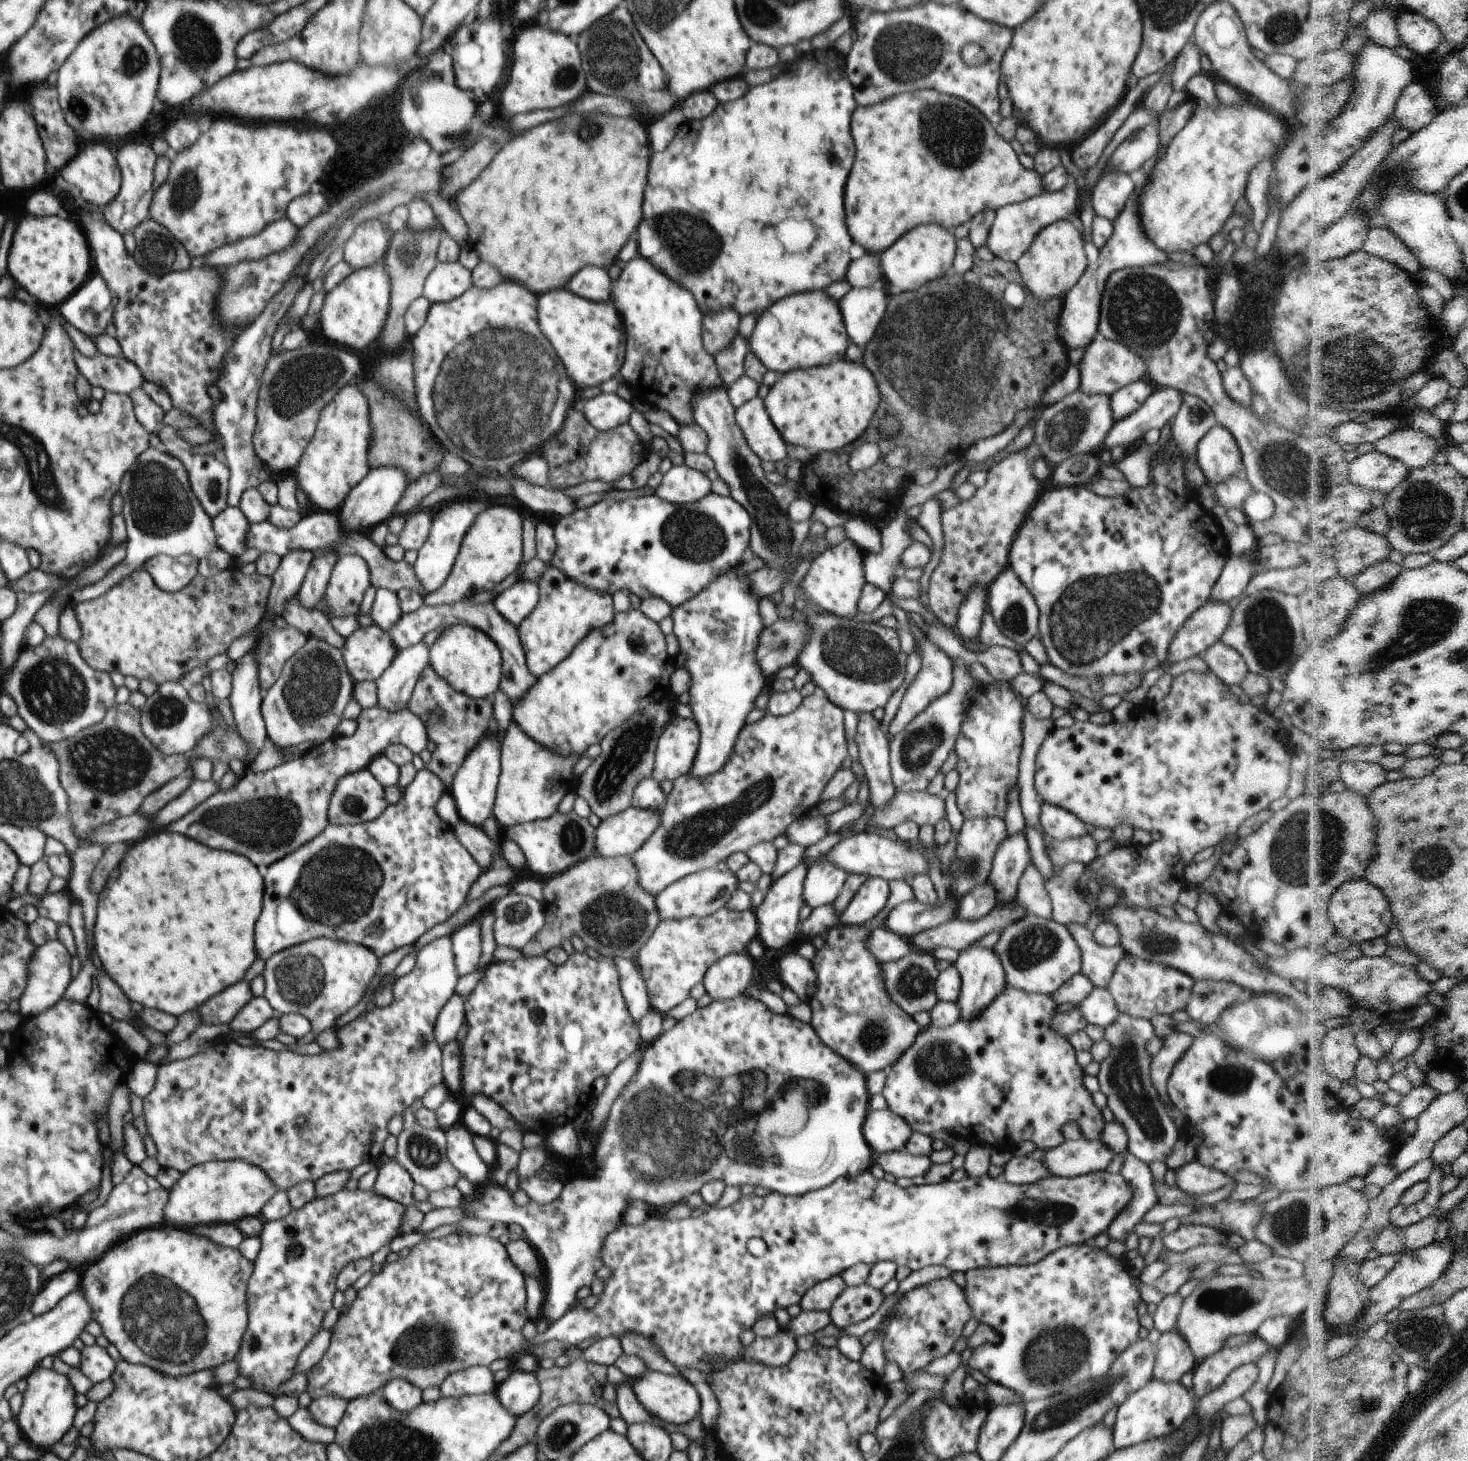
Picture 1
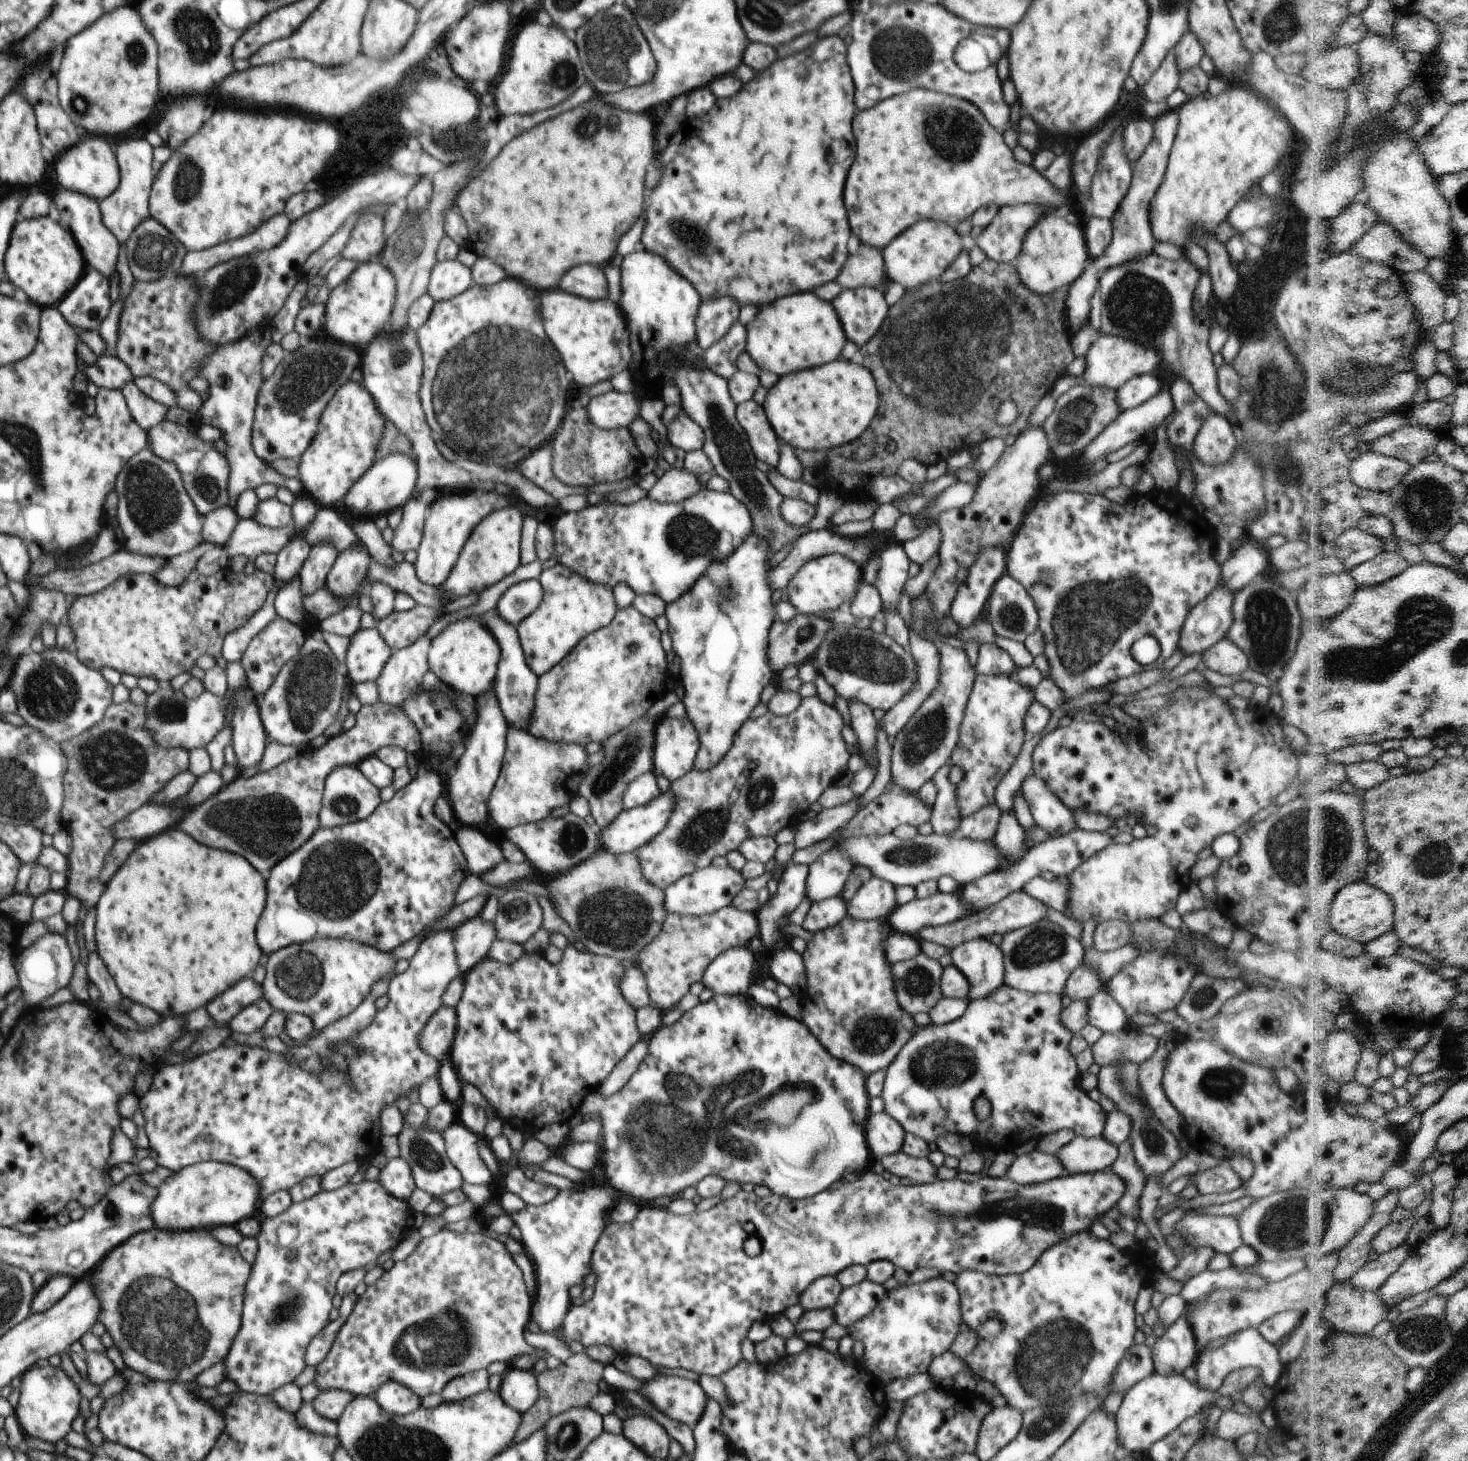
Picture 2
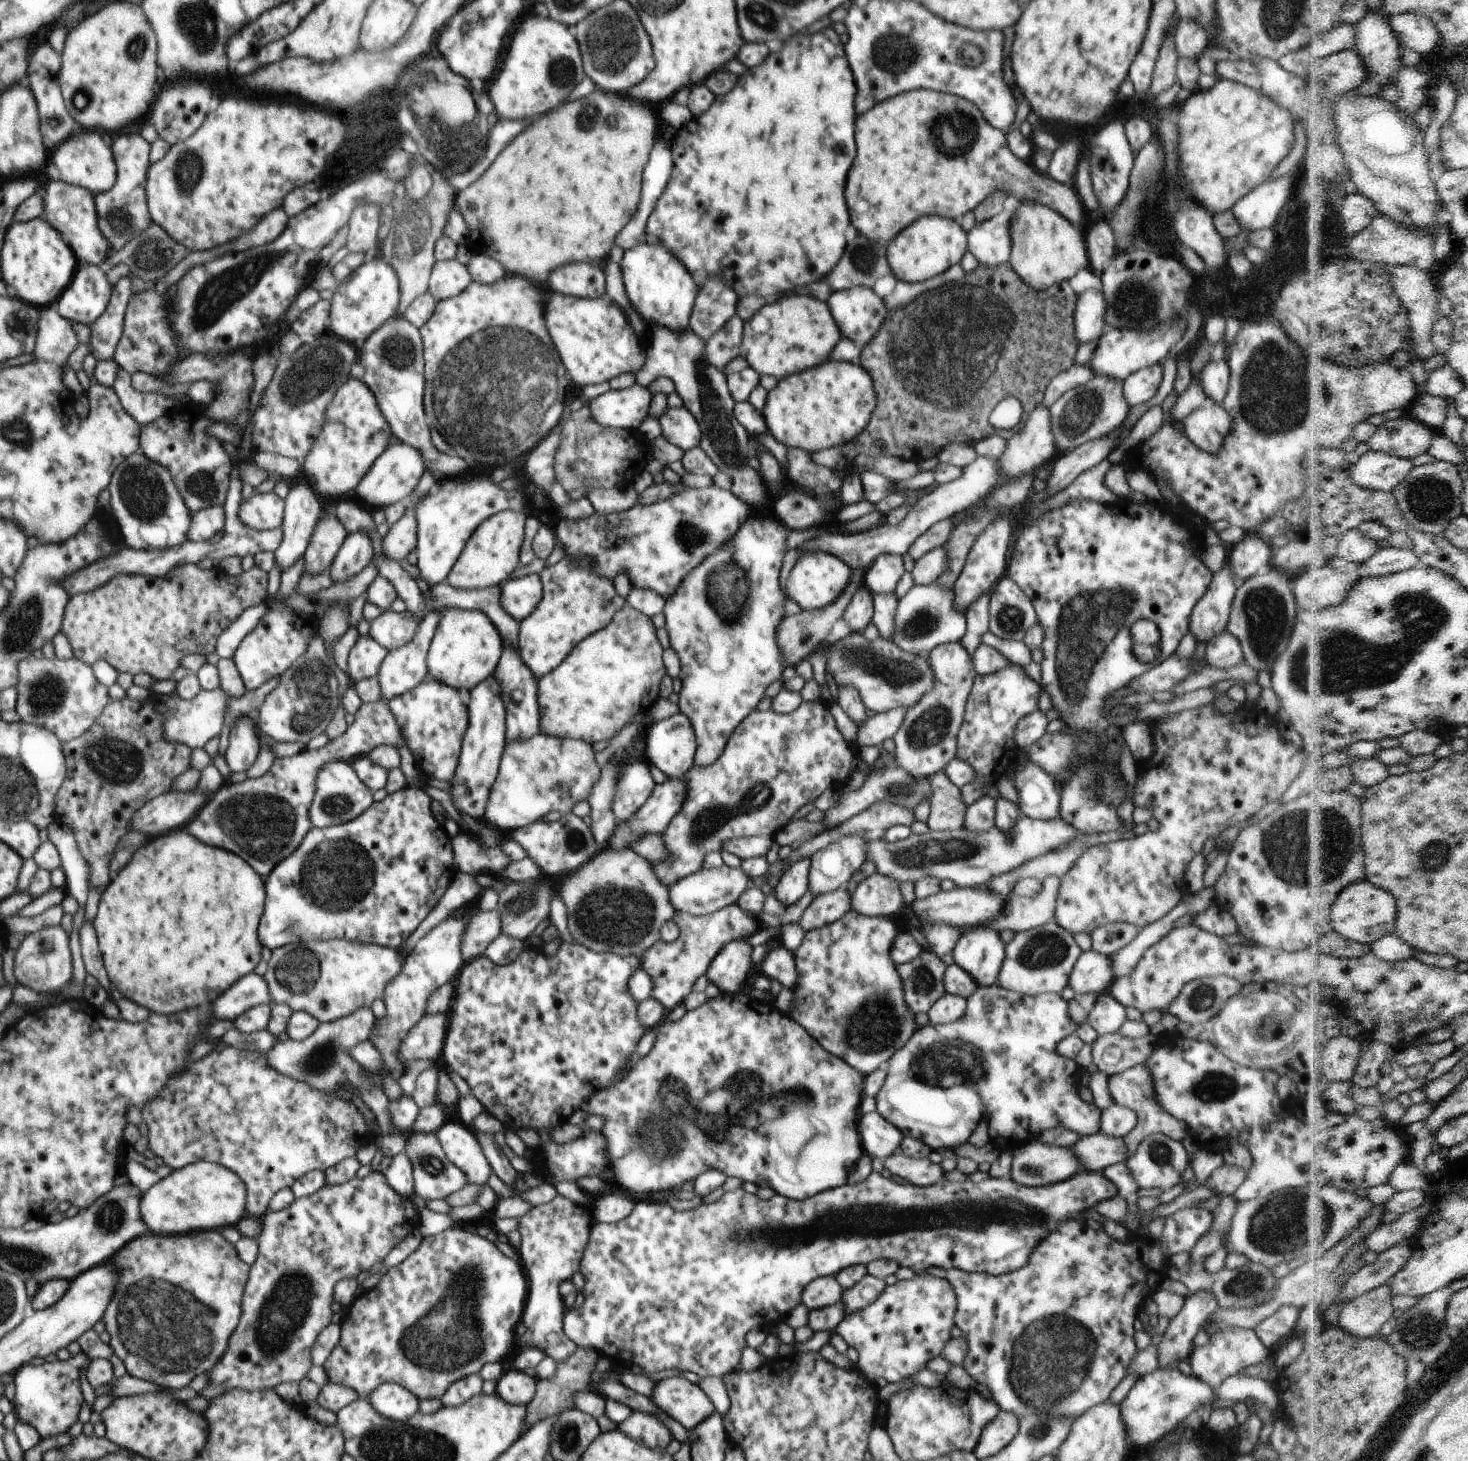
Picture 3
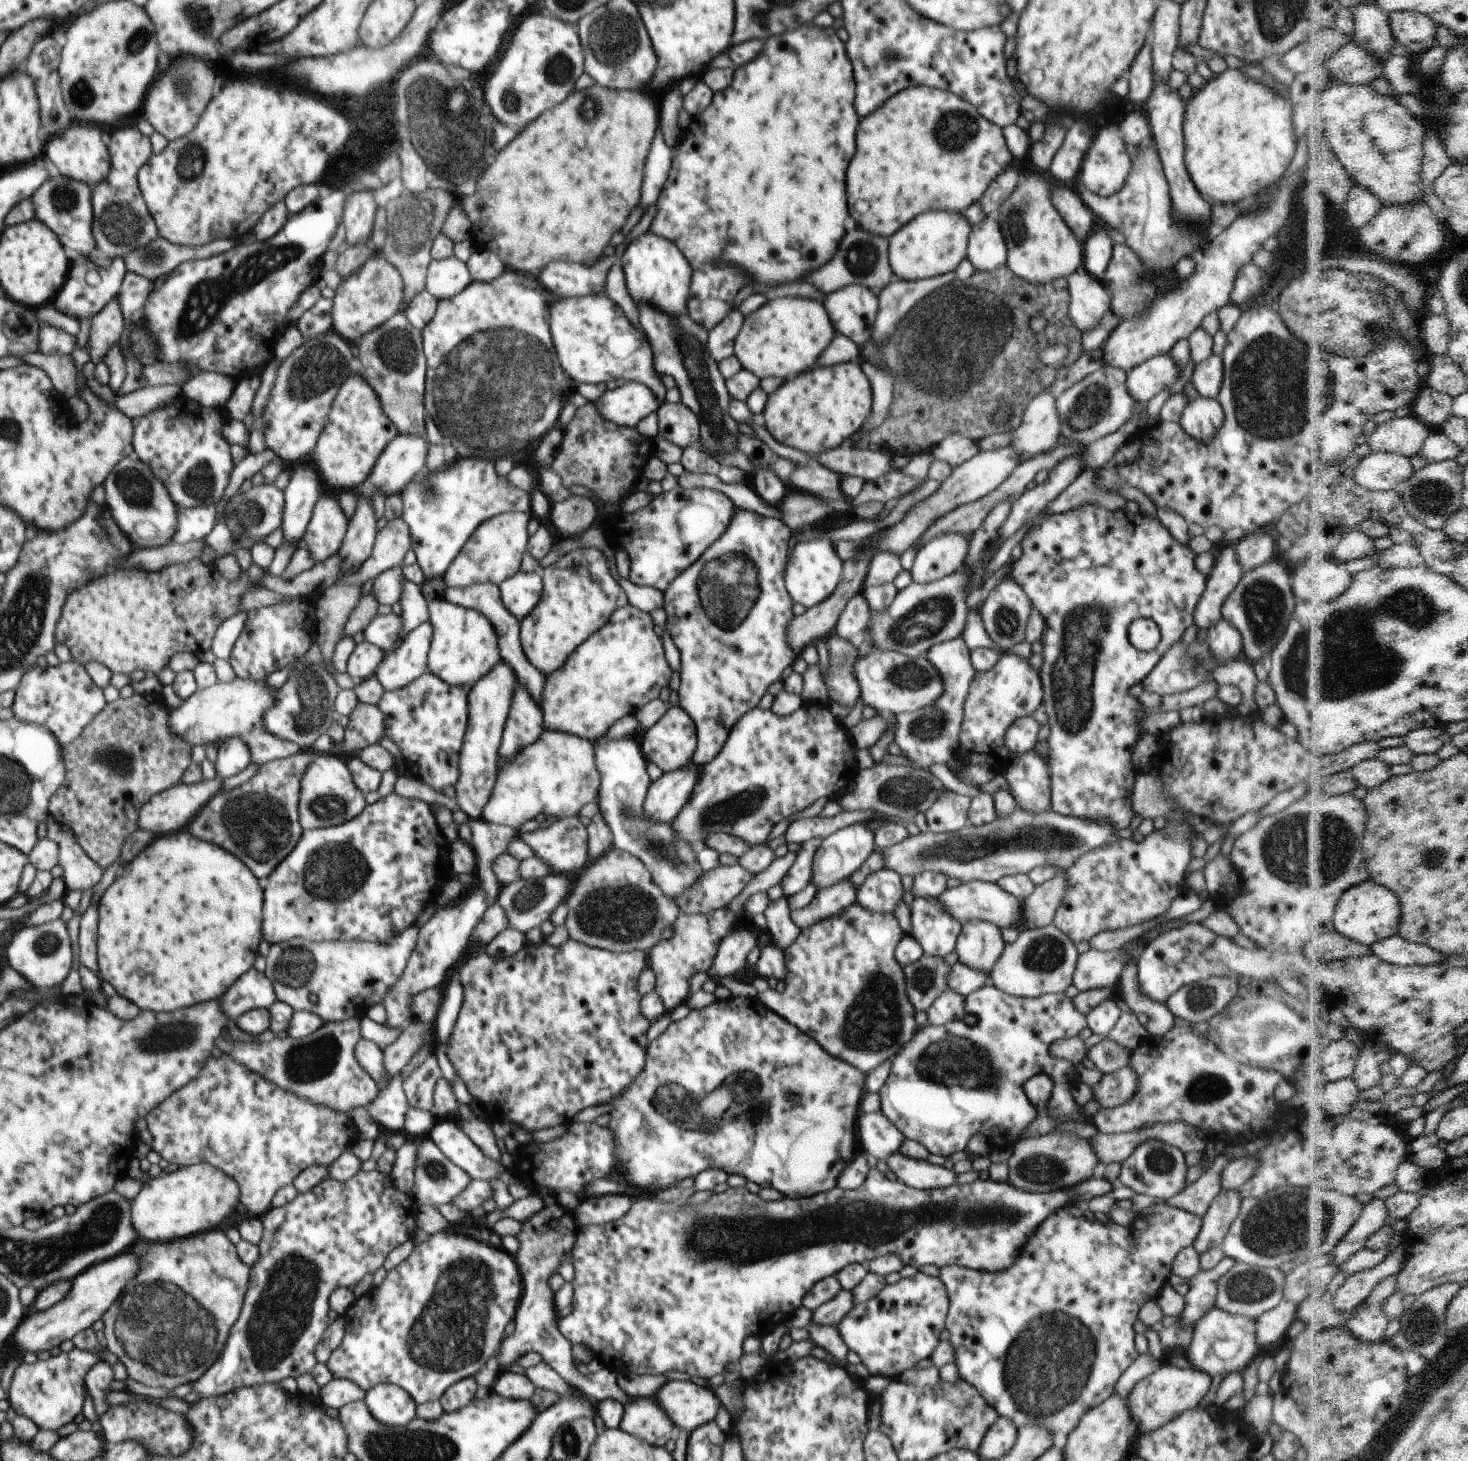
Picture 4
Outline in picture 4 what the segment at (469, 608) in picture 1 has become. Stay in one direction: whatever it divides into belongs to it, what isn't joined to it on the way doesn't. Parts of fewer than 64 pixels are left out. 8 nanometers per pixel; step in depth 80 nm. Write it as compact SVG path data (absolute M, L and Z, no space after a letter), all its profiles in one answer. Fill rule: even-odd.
M394 611L385 615L376 615L364 628L364 641L379 646L383 651L390 651L402 631L401 616ZM516 681L499 748L499 768L543 732L543 712L540 705L537 705L535 698Z

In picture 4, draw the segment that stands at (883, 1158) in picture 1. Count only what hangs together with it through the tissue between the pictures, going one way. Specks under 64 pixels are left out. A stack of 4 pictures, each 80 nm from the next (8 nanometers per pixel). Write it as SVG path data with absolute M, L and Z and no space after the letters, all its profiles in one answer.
M900 1151L891 1154L886 1162L900 1182L918 1190L944 1188L956 1182L957 1174L954 1170L944 1165L933 1165L928 1160L904 1156Z

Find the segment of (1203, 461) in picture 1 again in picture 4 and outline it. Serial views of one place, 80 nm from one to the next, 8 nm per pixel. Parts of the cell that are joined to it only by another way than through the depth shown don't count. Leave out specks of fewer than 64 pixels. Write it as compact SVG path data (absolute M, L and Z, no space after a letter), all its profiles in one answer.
M1198 396L1187 402L1179 420L1184 432L1197 441L1208 443L1224 424L1222 405L1216 400Z

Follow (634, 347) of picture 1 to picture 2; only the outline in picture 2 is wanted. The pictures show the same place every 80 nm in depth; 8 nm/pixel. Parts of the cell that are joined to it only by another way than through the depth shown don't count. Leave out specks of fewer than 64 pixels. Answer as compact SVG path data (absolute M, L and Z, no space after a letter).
M642 247L623 258L620 270L621 293L617 304L625 317L627 329L630 333L629 345L633 353L627 370L632 374L633 381L635 382L635 392L638 395L643 394L649 400L658 400L660 398L664 401L665 406L681 404L681 392L673 377L673 370L670 367L665 367L664 363L659 363L659 355L662 355L663 351L671 349L675 353L675 358L680 363L685 363L686 367L699 369L700 371L708 368L704 362L704 350L697 341L695 327L695 320L702 300L697 290L692 286L692 283L682 278L665 259L652 254Z

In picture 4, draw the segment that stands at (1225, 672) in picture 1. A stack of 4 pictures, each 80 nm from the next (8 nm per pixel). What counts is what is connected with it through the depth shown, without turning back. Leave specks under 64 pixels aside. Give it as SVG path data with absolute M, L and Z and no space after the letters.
M1224 618L1208 629L1205 642L1212 656L1220 662L1232 662L1242 654L1243 642L1239 630Z

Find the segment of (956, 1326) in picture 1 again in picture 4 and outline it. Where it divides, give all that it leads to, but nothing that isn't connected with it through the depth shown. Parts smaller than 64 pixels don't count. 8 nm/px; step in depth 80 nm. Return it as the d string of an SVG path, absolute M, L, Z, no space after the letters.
M921 1271L915 1276L901 1278L894 1284L887 1284L868 1302L854 1305L848 1314L835 1326L850 1351L854 1351L866 1366L870 1376L882 1376L889 1380L908 1377L916 1365L924 1358L930 1358L939 1345L938 1336L942 1334L947 1322L949 1298L944 1283L938 1277L926 1275Z

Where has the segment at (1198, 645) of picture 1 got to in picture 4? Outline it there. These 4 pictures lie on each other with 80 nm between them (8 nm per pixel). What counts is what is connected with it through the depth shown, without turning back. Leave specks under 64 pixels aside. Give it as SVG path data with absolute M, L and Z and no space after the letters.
M1225 544L1225 548L1215 558L1207 583L1195 606L1193 623L1197 628L1210 629L1223 618L1221 608L1230 593L1243 577L1243 570L1236 558L1234 546Z

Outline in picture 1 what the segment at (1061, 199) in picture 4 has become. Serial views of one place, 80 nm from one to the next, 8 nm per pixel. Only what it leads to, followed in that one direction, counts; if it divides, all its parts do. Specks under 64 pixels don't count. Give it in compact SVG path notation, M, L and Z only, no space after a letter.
M920 89L909 93L900 93L873 105L857 105L856 112L852 116L852 136L854 136L854 142L856 142L856 160L854 160L852 172L848 176L848 182L844 186L846 188L844 190L844 206L846 206L846 222L848 222L848 232L851 234L851 239L853 242L860 244L866 253L882 254L901 236L904 236L909 230L918 225L932 223L945 229L954 230L960 224L968 224L972 218L983 210L997 211L1003 206L1022 202L1046 191L1043 188L1041 176L1034 170L1024 168L1010 143L1004 140L1001 135L998 135L993 124L980 110L961 98L934 89Z

